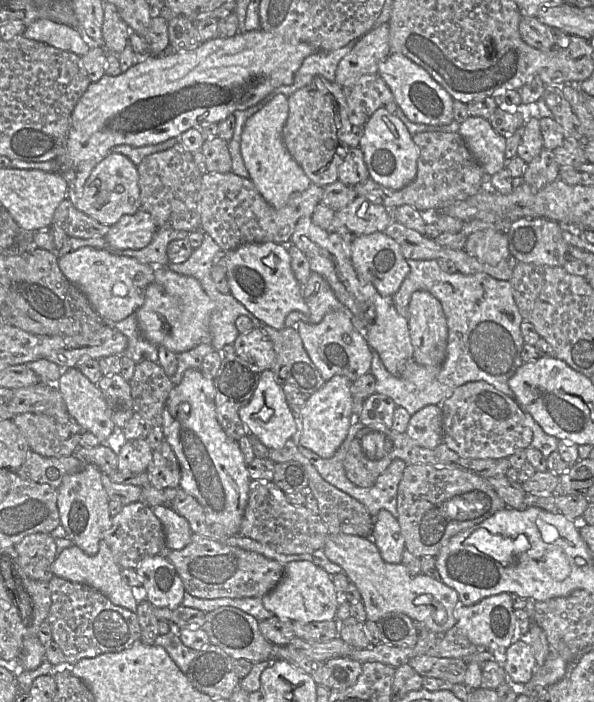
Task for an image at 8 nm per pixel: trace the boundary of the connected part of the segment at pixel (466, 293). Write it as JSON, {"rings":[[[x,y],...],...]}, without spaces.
{"rings":[[[408,259],[407,262],[410,272],[399,290],[392,296],[397,312],[408,319],[412,294],[417,290],[424,290],[441,303],[447,319],[448,340],[445,360],[440,366],[429,366],[430,369],[437,368],[437,372],[433,373],[434,386],[427,386],[430,388],[429,393],[432,398],[440,399],[446,394],[448,399],[459,386],[473,381],[485,381],[498,391],[515,399],[515,394],[509,387],[509,380],[524,364],[522,349],[525,342],[521,332],[521,324],[524,319],[516,305],[510,281],[498,280],[486,273],[463,274],[456,272],[450,274],[439,267],[437,260]]]}

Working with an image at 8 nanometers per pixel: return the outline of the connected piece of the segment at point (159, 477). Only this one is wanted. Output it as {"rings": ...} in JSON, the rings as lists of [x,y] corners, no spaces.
{"rings":[[[166,441],[153,451],[147,472],[150,484],[159,490],[180,488],[180,466],[174,451]]]}

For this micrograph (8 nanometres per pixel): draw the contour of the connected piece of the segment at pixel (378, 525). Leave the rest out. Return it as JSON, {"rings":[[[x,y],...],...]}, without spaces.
{"rings":[[[381,509],[374,518],[370,539],[380,551],[382,559],[391,564],[402,563],[405,540],[398,519]]]}

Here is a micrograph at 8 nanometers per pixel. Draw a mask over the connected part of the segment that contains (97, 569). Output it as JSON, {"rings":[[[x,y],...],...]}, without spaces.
{"rings":[[[104,538],[99,542],[98,553],[93,556],[86,554],[76,545],[64,549],[53,563],[53,573],[60,578],[98,590],[117,606],[126,608],[134,613],[137,611],[140,593],[137,593],[123,580],[121,567],[114,560],[111,549]]]}

